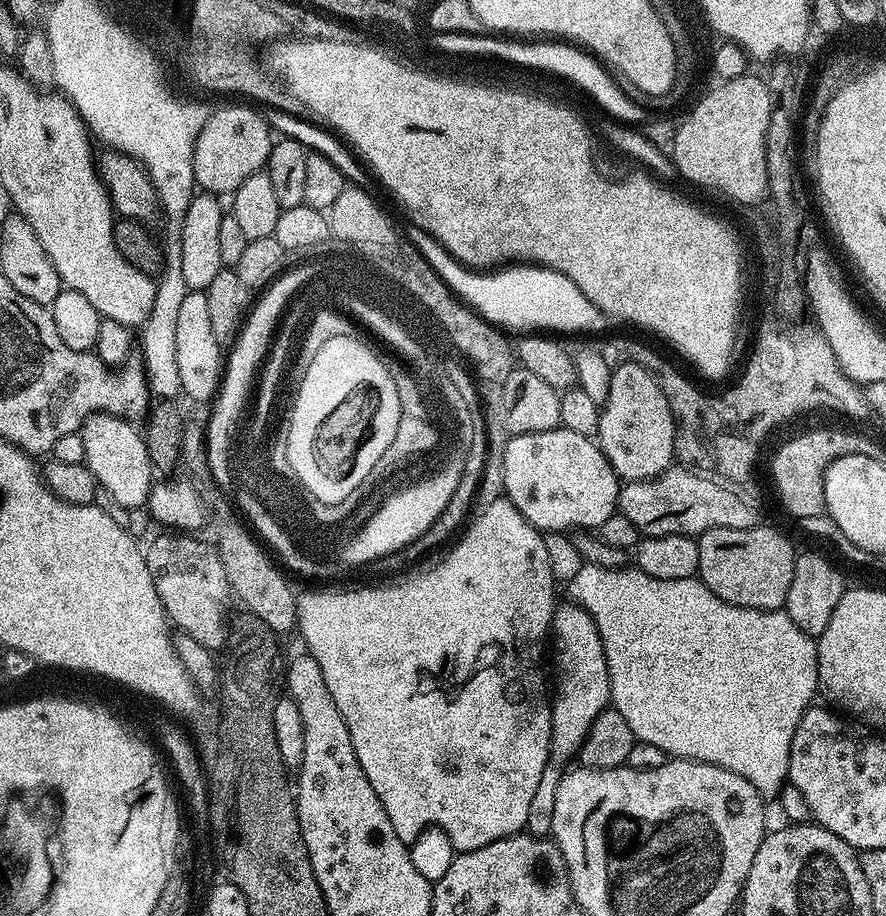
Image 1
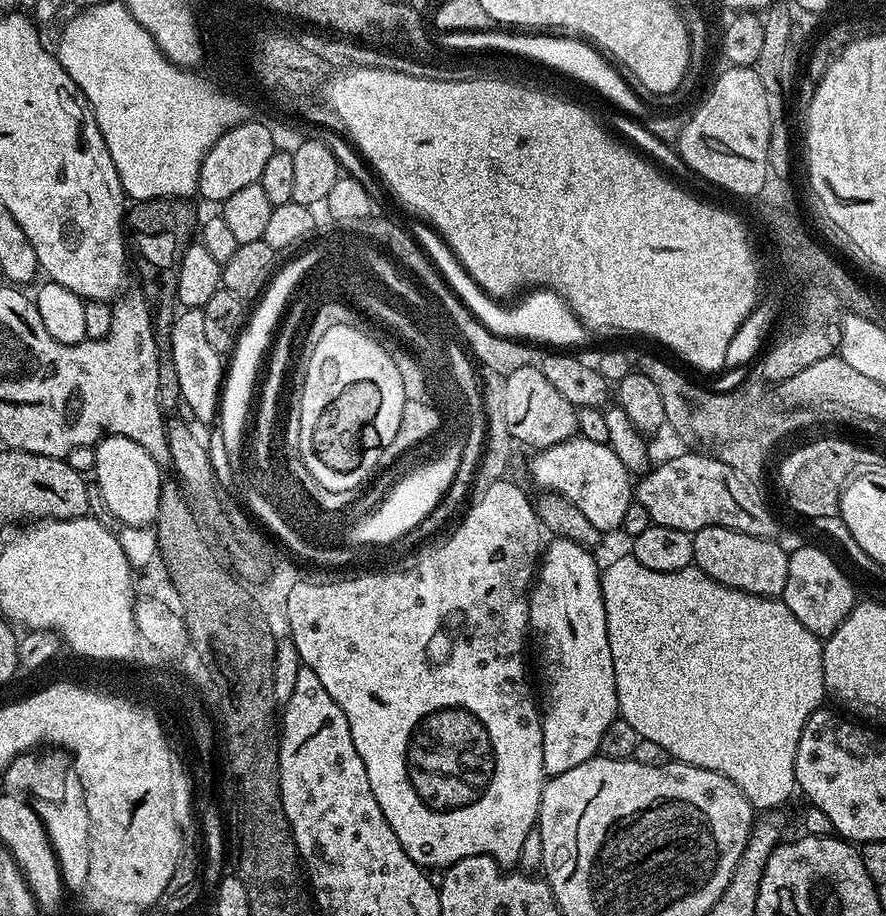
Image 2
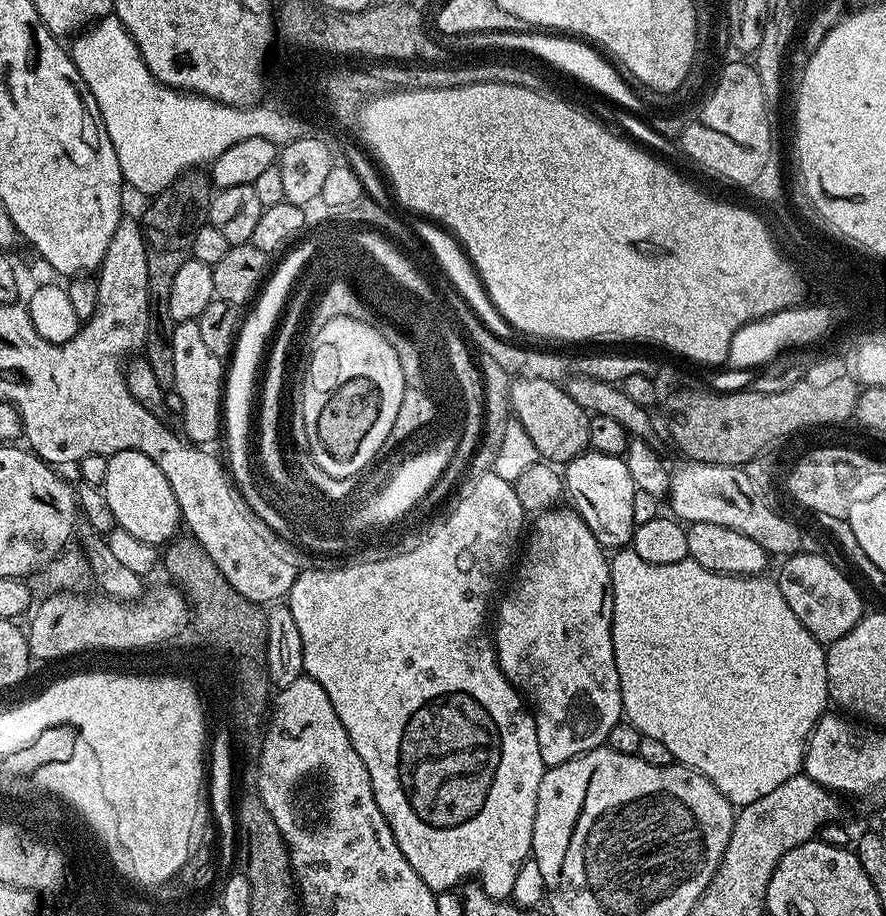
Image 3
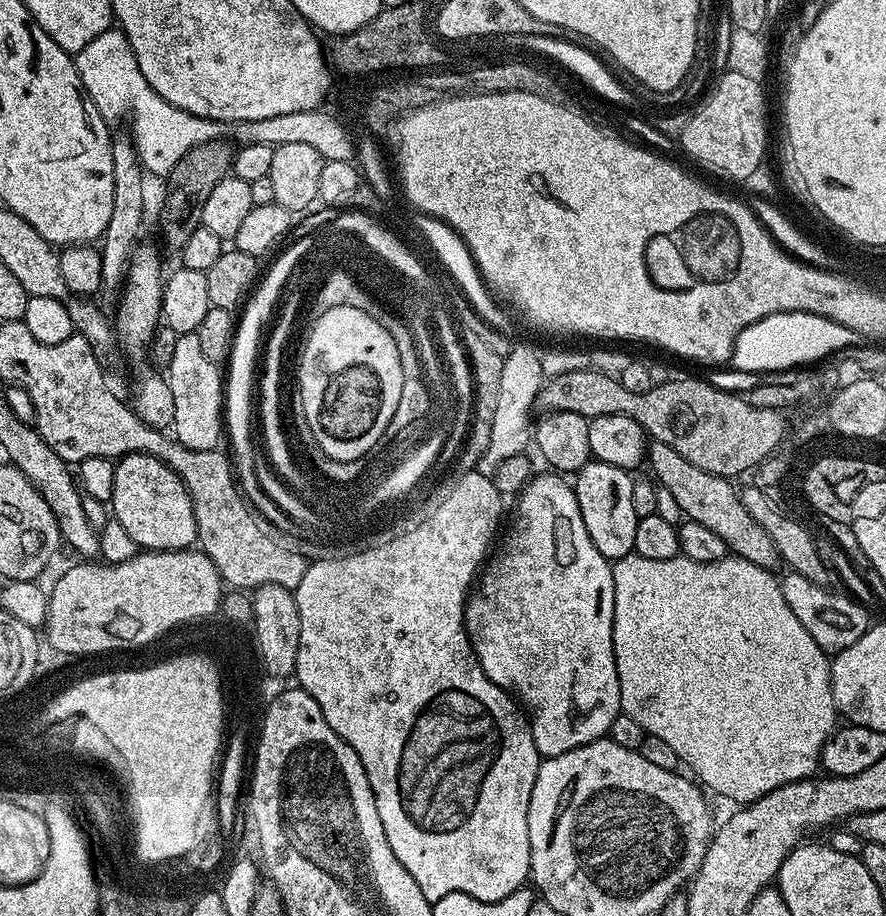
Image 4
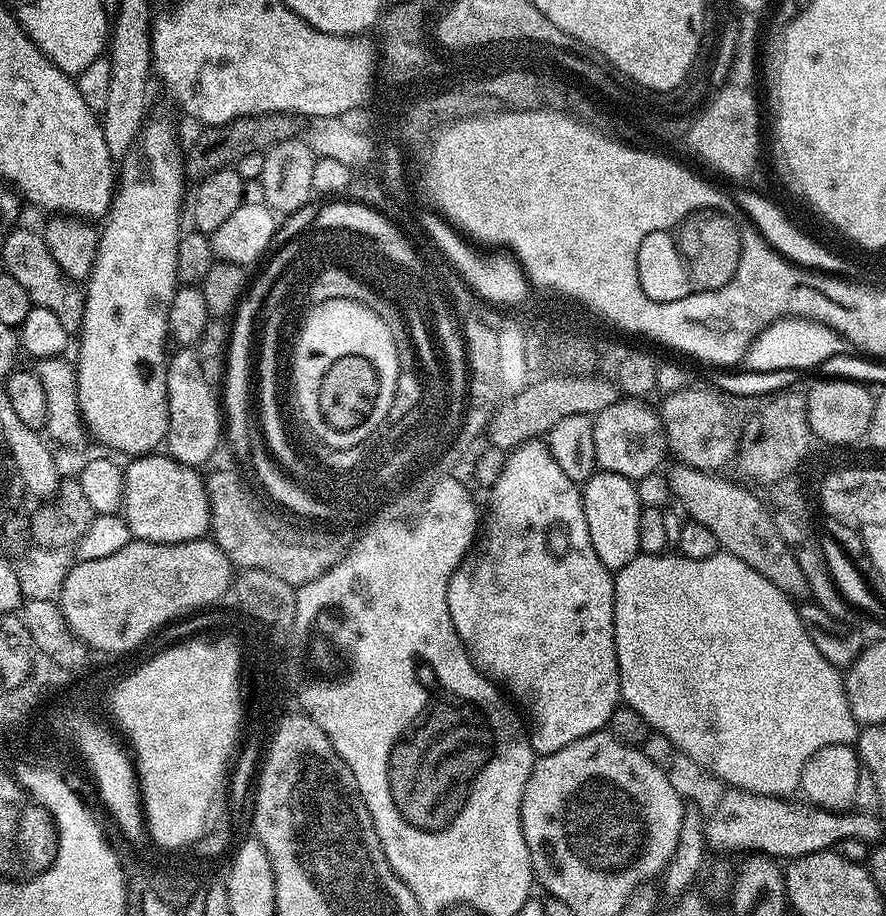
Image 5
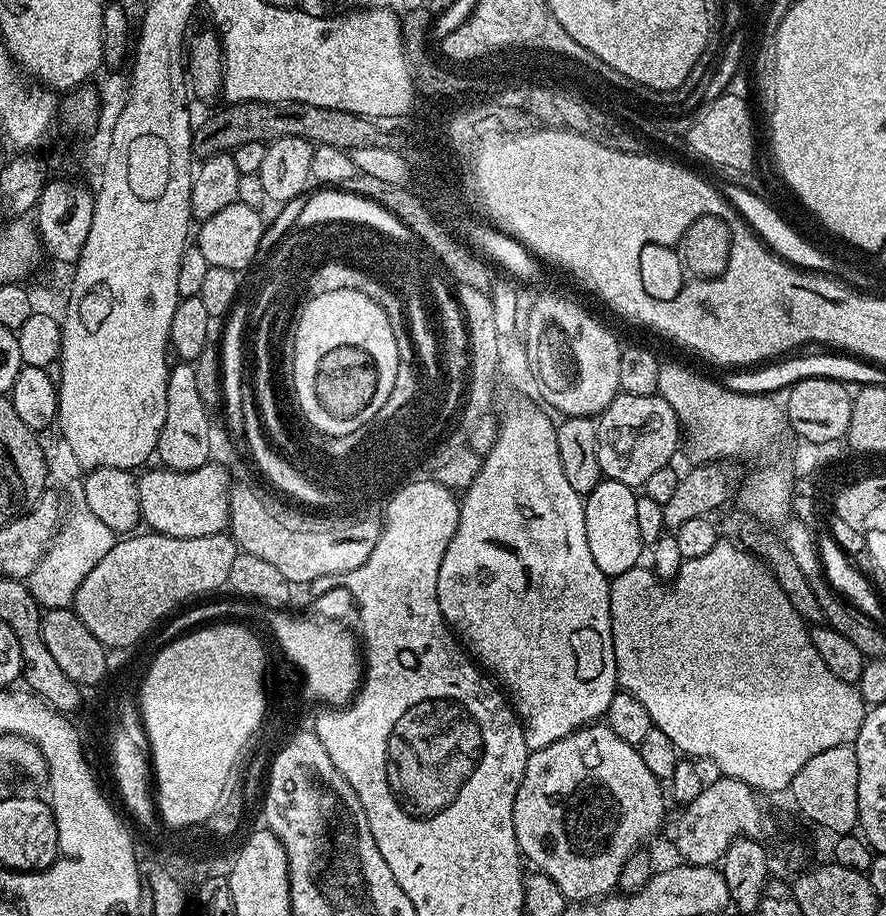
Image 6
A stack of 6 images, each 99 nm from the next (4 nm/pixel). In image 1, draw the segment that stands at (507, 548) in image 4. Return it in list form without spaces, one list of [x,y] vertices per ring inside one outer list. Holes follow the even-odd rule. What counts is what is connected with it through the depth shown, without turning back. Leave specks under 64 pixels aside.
[[[575,602],[561,603],[557,607],[556,613],[552,615],[552,627],[550,629],[550,644],[556,647],[556,688],[554,684],[554,695],[551,697],[552,706],[552,747],[548,750],[548,765],[544,767],[546,770],[552,770],[554,778],[560,778],[565,771],[568,759],[575,757],[579,753],[580,748],[584,745],[584,740],[588,737],[588,731],[594,726],[594,722],[598,718],[598,714],[602,714],[605,708],[609,707],[612,695],[610,694],[610,674],[606,670],[606,650],[602,650],[602,634],[598,634],[598,626],[594,622],[594,618],[584,609],[581,604]]]

